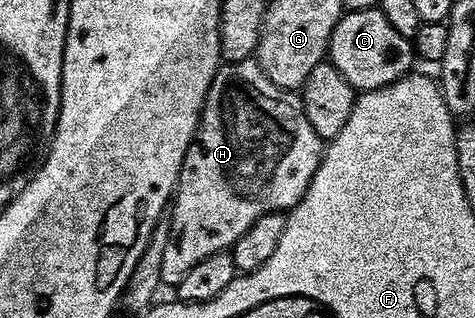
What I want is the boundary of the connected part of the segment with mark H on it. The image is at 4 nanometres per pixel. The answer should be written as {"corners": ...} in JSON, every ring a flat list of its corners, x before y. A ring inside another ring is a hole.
{"corners":[[252,58,221,65,206,92,206,100,200,113,200,123,196,129,196,135,192,137,192,143,186,148,186,156,182,160,182,168,180,169,180,179,176,181,176,192,170,203,172,216,170,234,162,257,161,280,163,285,174,288,180,283,182,276,186,276,186,272,190,272,190,268,194,268,194,264,198,264,198,260,206,260,206,256,214,256,214,252,231,251,232,245,248,231,250,224,254,224,254,220,258,220,258,216,288,212,293,206,297,206,302,200,314,172,318,172,325,149,325,139,320,138,318,132,314,132,314,128,311,127,310,120,306,120,304,99,297,91,284,90,278,84,274,84]]}

